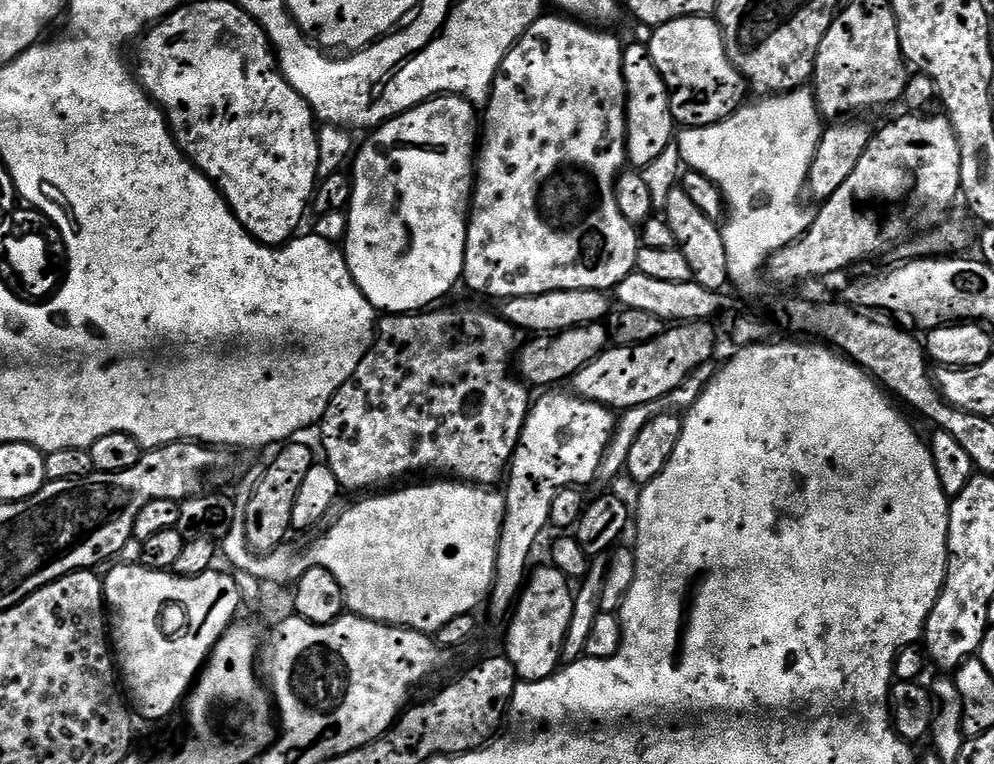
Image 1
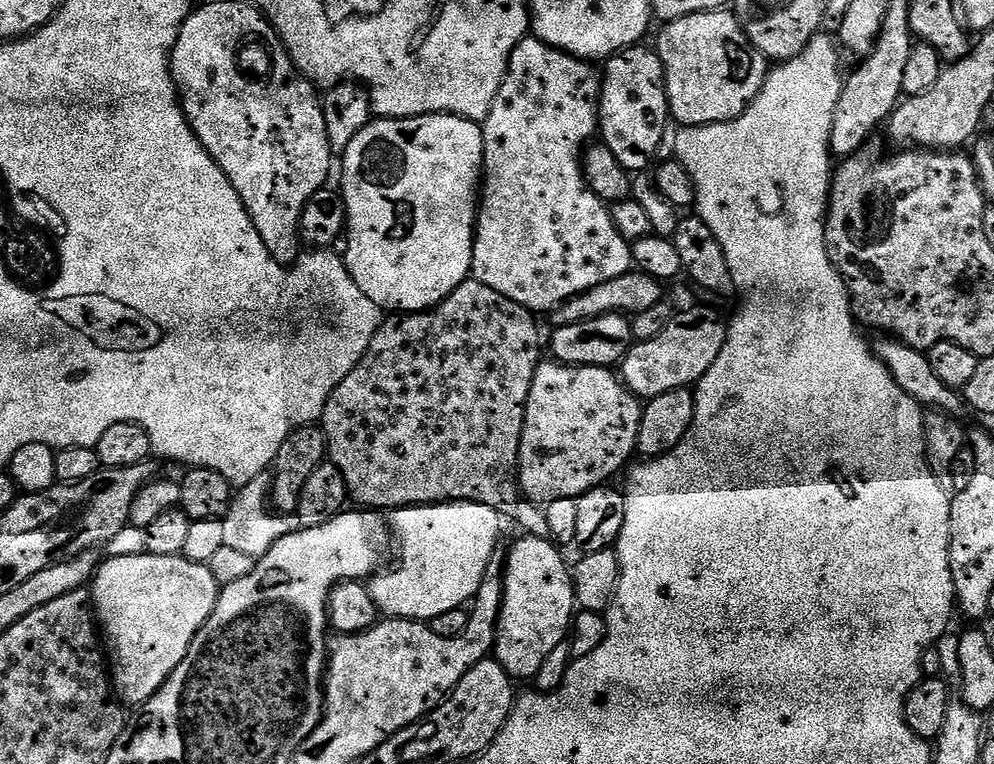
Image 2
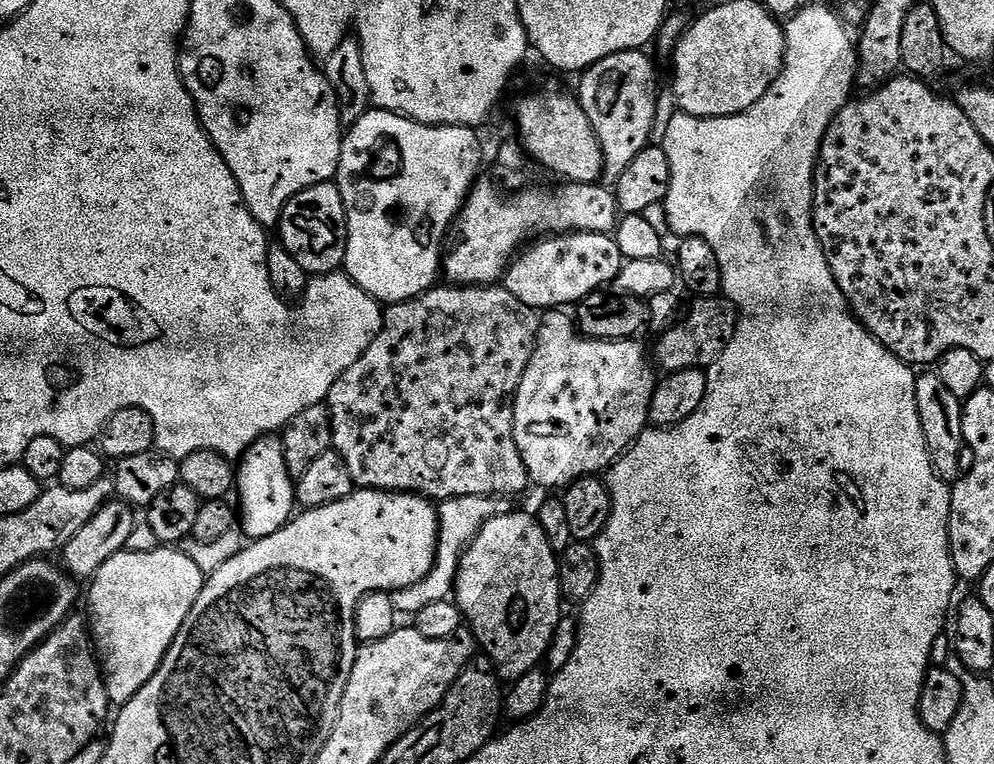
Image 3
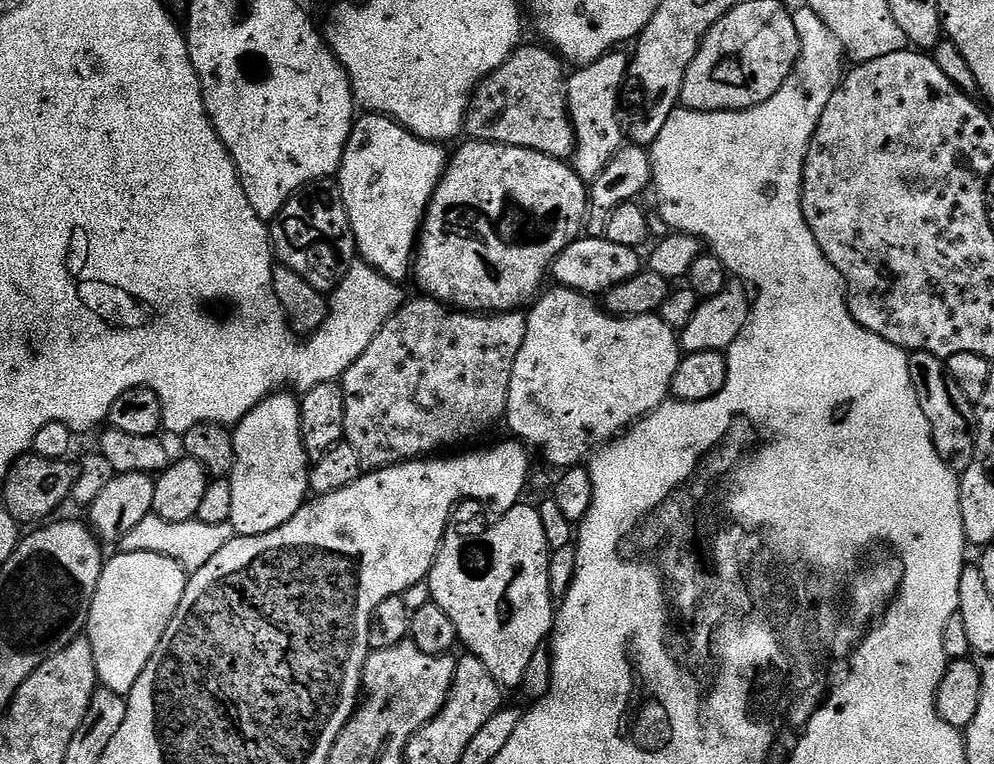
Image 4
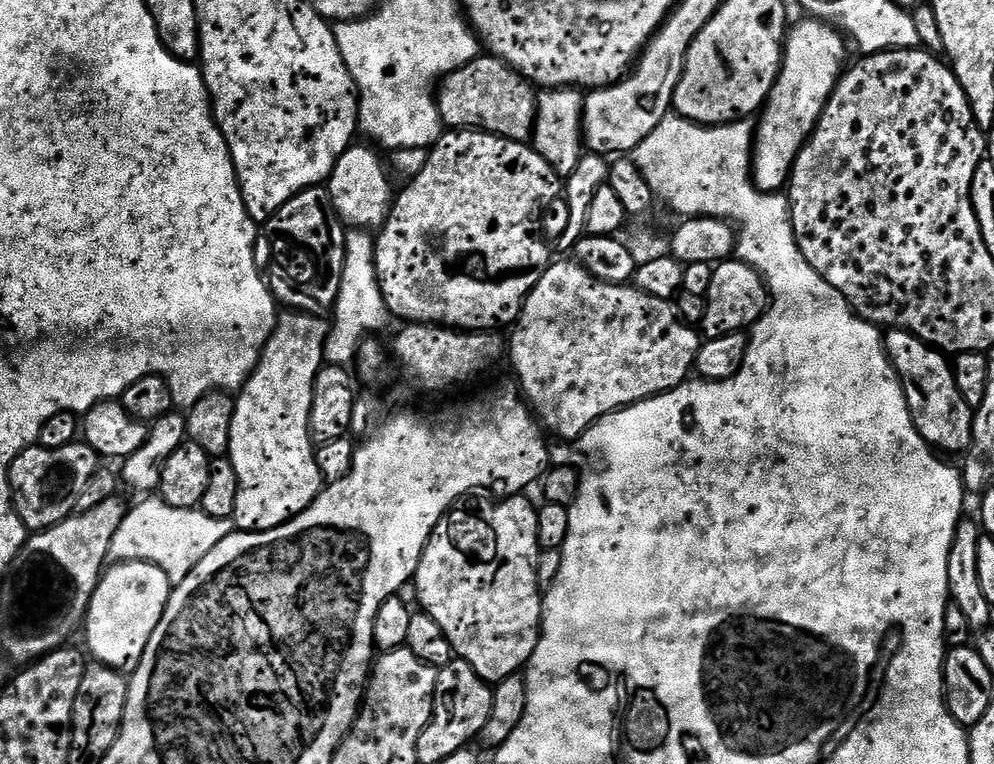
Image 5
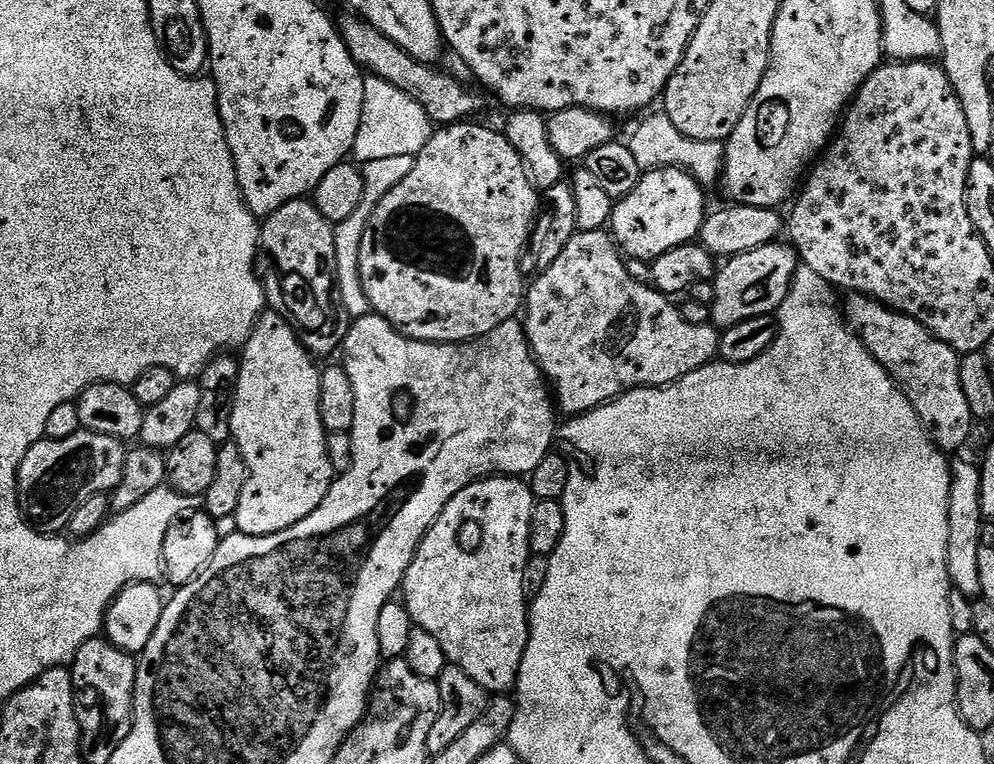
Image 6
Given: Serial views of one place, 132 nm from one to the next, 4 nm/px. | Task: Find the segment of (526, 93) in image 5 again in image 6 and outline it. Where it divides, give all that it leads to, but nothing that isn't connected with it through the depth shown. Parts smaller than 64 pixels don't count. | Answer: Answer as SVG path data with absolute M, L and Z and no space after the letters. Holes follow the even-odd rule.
M344 14L344 17L338 20L338 27L340 37L343 38L346 50L352 55L354 62L359 64L365 73L390 82L390 86L398 86L402 94L410 94L410 98L414 98L414 102L418 102L418 106L426 110L433 125L459 124L475 117L472 115L480 108L479 94L471 92L466 85L459 84L454 77L439 72L439 67L415 60L413 56L406 54L406 50L390 42L386 34L374 30L374 26L370 26L355 14Z

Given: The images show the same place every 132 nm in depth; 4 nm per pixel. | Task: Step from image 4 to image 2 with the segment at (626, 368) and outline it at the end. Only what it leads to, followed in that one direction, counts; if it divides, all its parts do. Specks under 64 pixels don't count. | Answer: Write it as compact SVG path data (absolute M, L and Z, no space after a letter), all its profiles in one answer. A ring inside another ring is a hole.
M540 363L534 374L520 443L520 491L537 506L549 504L558 498L575 498L591 488L607 485L611 481L608 479L637 451L642 411L641 401L611 367L551 363Z

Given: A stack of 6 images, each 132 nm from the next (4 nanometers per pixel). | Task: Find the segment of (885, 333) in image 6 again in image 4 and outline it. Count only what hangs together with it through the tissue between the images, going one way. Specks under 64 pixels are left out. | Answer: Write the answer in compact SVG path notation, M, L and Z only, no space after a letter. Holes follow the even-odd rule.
M913 352L908 357L910 366L910 382L914 382L914 390L918 394L918 406L922 406L922 414L926 414L926 422L930 422L930 434L938 454L952 471L963 474L972 461L972 453L976 450L974 435L974 408L968 399L948 379L948 370L941 357L929 352Z

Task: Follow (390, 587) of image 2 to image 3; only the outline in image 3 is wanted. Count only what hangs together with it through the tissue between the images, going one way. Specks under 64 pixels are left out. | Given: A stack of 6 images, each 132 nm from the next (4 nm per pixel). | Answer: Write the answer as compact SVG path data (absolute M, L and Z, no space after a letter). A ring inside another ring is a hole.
M456 496L439 505L440 542L436 545L436 561L430 574L426 574L422 582L414 586L406 586L401 592L391 593L392 601L396 603L397 613L415 614L418 610L422 610L422 606L430 606L430 602L442 602L453 595L458 566L464 557L465 548L476 537L481 526L501 511L500 504L499 499L491 496Z

